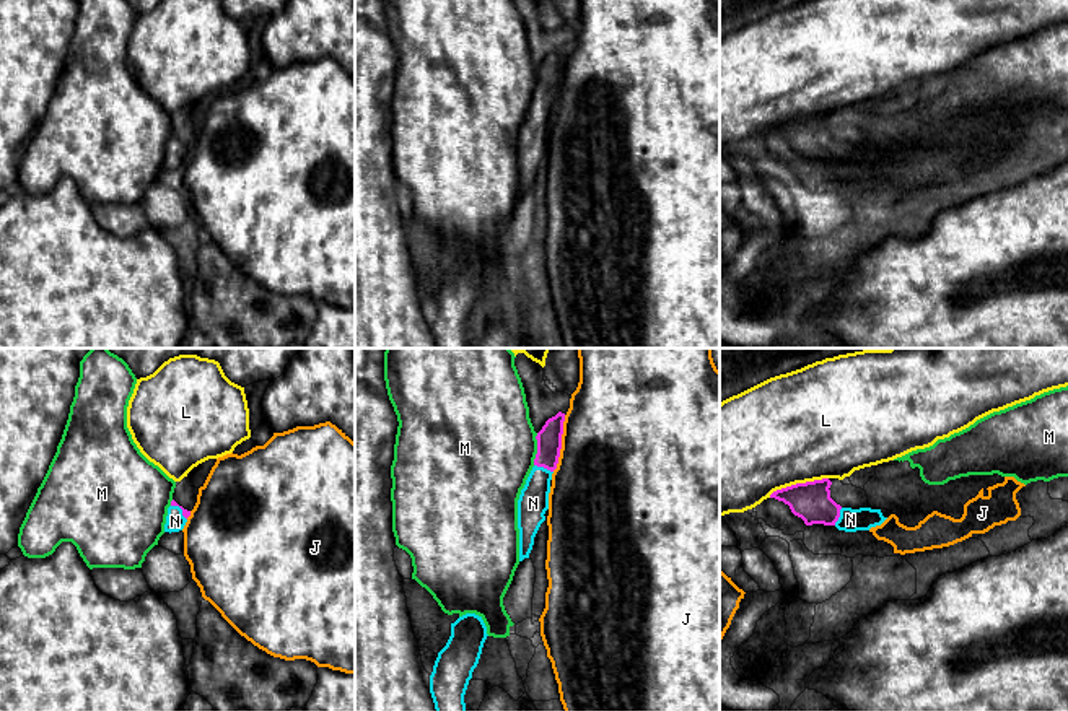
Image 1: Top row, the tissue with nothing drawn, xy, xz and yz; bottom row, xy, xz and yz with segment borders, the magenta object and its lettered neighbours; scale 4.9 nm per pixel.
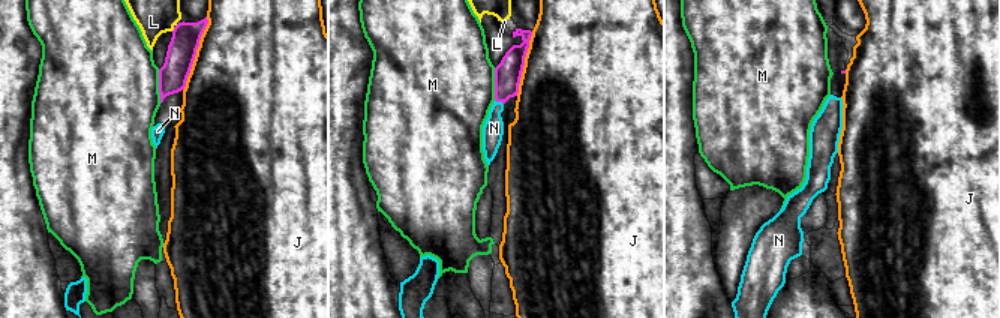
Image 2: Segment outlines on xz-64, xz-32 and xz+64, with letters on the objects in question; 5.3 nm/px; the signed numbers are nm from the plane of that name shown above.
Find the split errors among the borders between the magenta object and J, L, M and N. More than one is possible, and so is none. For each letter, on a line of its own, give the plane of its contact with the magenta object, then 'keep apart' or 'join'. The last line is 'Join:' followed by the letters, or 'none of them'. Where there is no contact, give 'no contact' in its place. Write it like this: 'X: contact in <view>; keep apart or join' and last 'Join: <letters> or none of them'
J: contact in xz; keep apart
L: contact in yz; keep apart
M: contact in xz; keep apart
N: contact in xz; join
Join: N

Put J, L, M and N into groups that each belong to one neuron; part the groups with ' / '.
J / L / M / N

